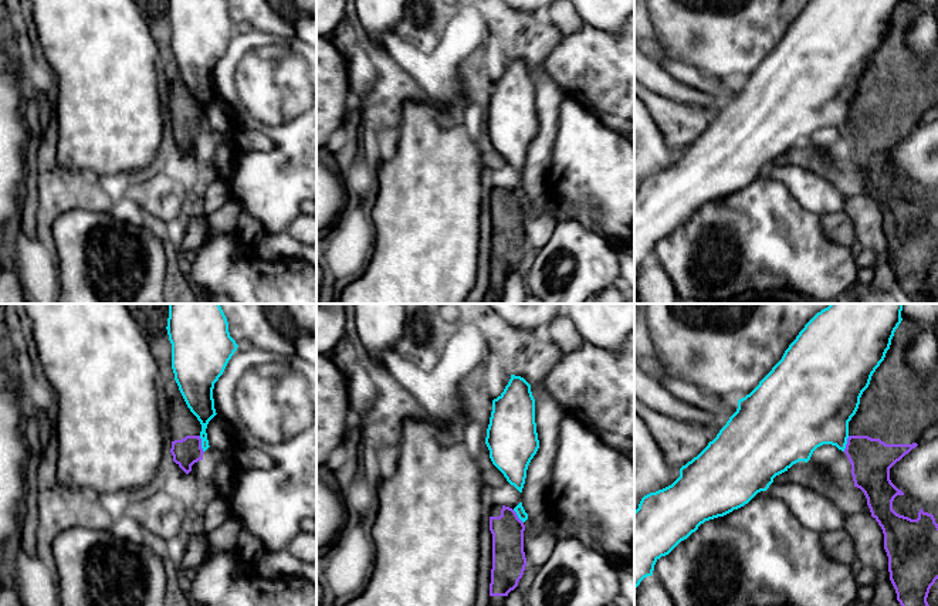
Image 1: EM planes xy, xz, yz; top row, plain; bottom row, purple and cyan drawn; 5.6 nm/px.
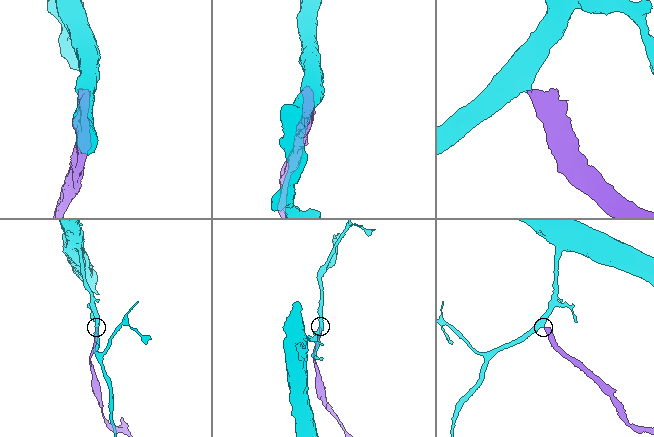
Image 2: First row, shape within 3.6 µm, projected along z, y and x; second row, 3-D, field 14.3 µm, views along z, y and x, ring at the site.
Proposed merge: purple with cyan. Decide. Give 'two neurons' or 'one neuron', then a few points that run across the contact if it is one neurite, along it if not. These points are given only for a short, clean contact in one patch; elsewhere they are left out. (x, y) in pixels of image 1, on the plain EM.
two neurons | xy (199, 118), (203, 134)

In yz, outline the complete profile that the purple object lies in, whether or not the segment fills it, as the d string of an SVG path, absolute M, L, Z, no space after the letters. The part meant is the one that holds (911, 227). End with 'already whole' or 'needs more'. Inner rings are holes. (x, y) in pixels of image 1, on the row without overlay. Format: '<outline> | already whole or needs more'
M908 0L895 11L884 43L873 55L859 91L849 104L844 135L851 146L854 169L864 175L871 199L883 211L890 263L897 282L917 304L932 304L938 290L929 288L927 280L938 261L938 206L934 197L922 190L917 202L897 196L893 183L904 175L890 162L890 150L918 128L917 123L928 108L938 106L938 47L931 58L921 60L905 43L918 13L918 6Z | needs more

